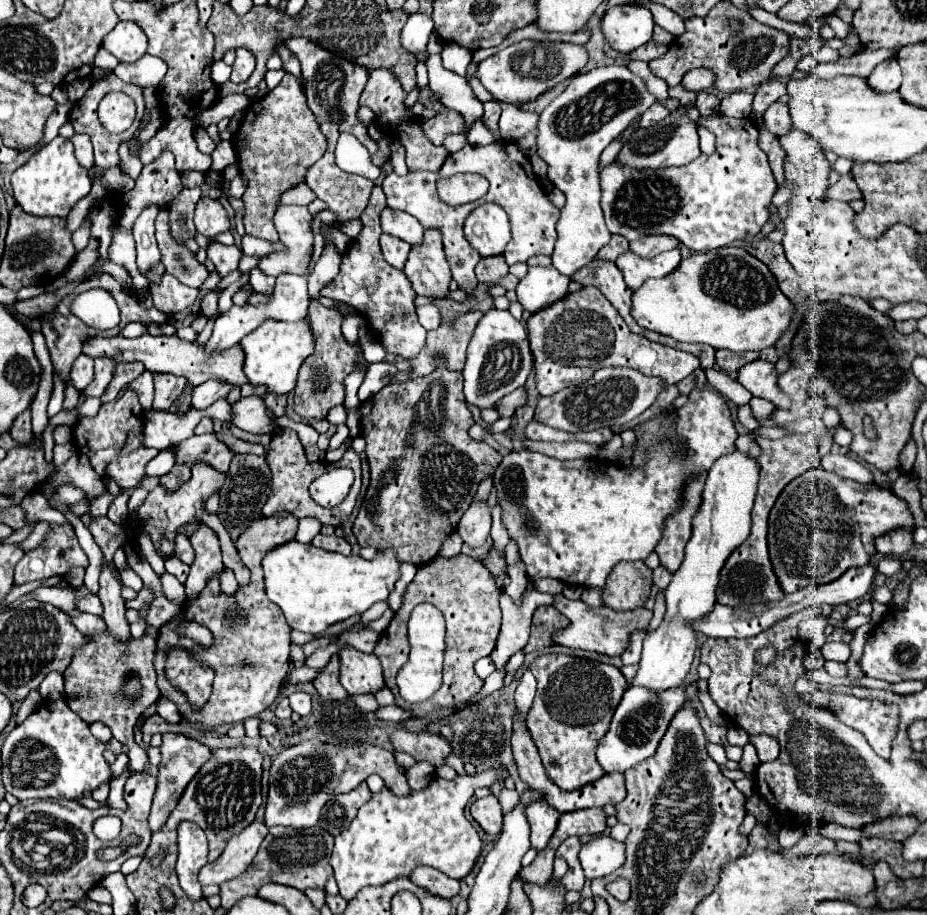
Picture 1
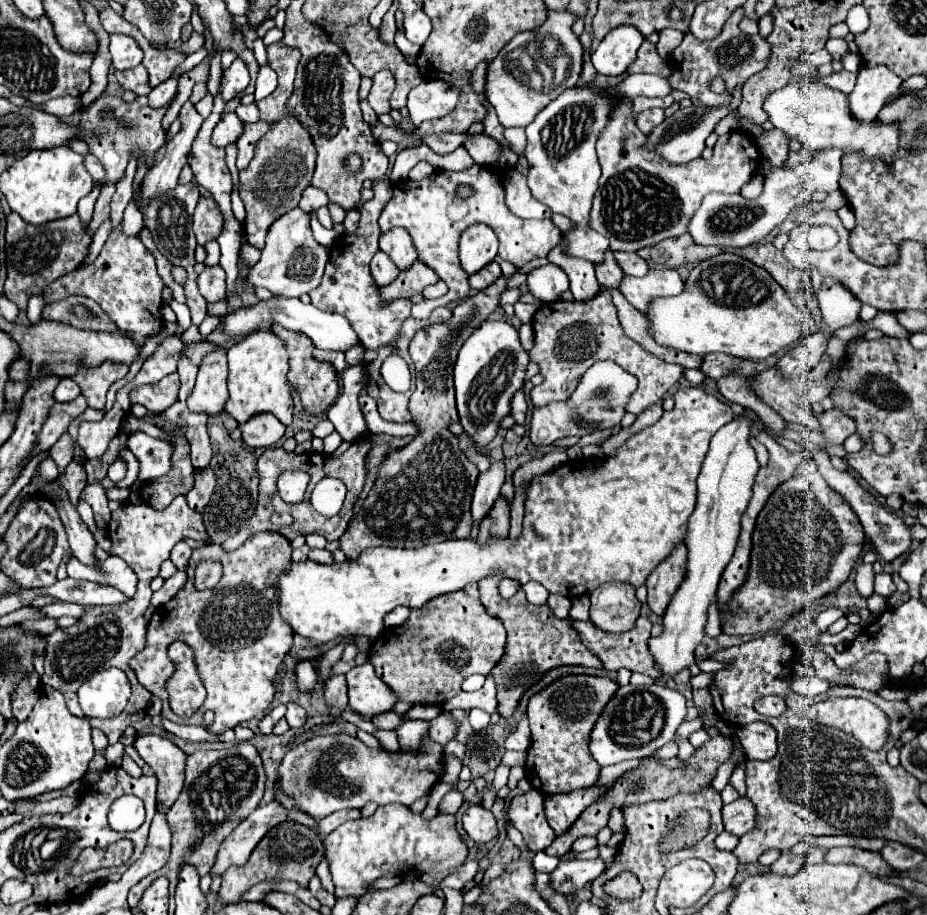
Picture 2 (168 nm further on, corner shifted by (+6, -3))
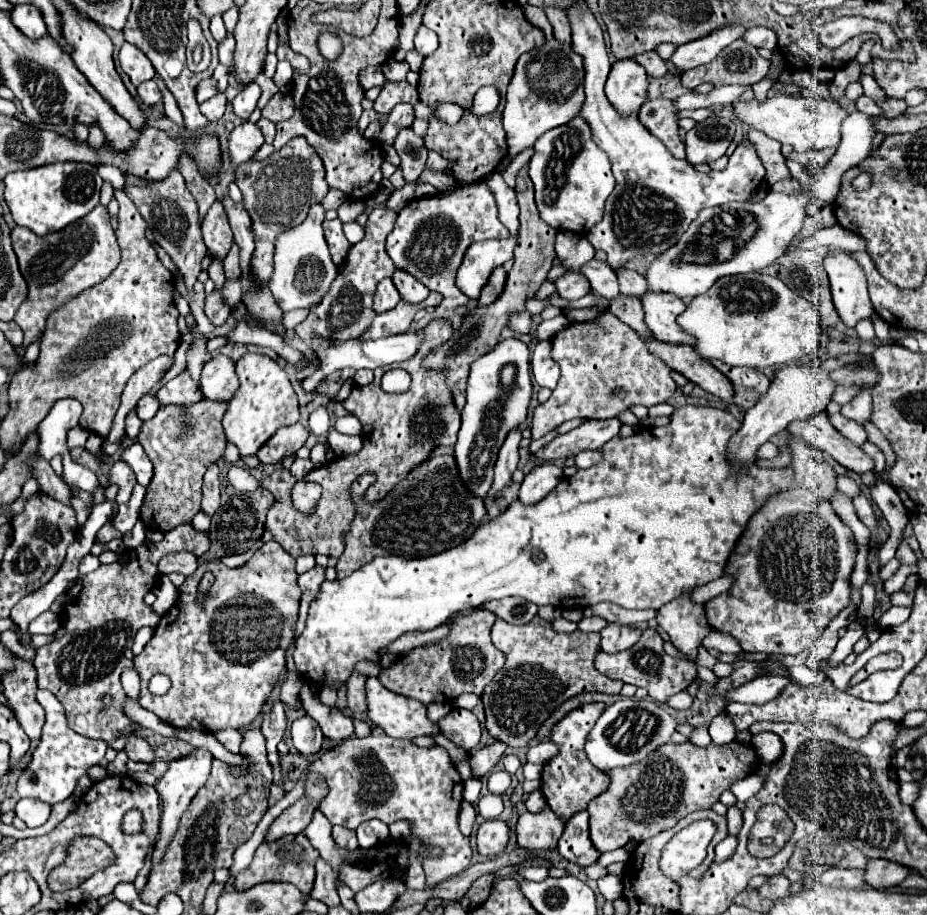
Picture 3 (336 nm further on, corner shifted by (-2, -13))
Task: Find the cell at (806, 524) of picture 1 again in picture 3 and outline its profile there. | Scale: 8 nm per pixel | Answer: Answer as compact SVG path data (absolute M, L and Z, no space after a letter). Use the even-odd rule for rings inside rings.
M796 487L774 495L756 515L726 565L726 573L736 575L730 591L714 597L706 605L710 625L732 635L742 651L762 651L768 655L794 655L816 643L830 623L850 603L850 575L858 555L854 533L826 499L814 497L806 487Z

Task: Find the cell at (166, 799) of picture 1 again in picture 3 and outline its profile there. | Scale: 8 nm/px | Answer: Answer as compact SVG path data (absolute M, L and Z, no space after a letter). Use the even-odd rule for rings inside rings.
M132 737L128 741L128 745L124 747L124 751L128 753L128 757L132 761L144 761L148 765L154 763L154 749L144 739L140 739L140 737Z

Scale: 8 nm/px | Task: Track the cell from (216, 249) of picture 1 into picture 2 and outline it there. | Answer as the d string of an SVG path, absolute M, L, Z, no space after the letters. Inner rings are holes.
M220 265L206 267L198 275L196 281L198 281L198 289L200 289L202 297L208 303L216 303L216 301L222 301L226 297L226 281L224 281L224 271Z

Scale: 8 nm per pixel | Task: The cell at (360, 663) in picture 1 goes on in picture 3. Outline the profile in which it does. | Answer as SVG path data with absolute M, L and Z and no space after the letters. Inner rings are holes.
M368 677L366 679L366 703L368 703L368 719L372 721L372 725L384 729L390 737L396 739L414 739L418 735L434 735L440 733L438 725L430 723L430 719L426 717L426 707L420 705L420 701L414 701L410 697L402 697L396 695L392 691L388 691L378 677Z

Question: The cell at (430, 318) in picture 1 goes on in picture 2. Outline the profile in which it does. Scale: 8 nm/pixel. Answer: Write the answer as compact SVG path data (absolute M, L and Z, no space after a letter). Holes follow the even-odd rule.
M474 165L472 169L460 173L436 169L430 177L422 181L402 181L394 185L394 197L384 207L378 223L382 233L392 227L406 229L418 251L418 261L434 269L436 275L448 285L448 293L444 297L420 301L412 307L412 315L416 319L426 319L436 307L450 305L469 296L469 276L460 269L458 263L458 239L466 227L474 223L486 223L488 227L492 227L499 240L498 255L518 269L536 257L546 257L548 251L556 247L562 237L560 229L550 219L540 221L514 217L504 203L504 187L500 185L500 175L484 165ZM460 185L472 187L472 195L466 199L456 195L456 187Z

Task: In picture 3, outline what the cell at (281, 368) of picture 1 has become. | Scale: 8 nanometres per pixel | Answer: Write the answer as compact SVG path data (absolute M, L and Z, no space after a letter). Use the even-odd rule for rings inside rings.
M246 353L236 361L236 375L240 379L240 389L228 403L228 411L222 419L228 443L234 443L240 455L256 455L260 445L264 445L280 427L296 425L300 421L298 397L292 383L278 361L268 355Z

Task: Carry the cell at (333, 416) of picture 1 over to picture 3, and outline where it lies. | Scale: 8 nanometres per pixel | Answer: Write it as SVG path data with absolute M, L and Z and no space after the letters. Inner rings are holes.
M316 443L316 445L312 447L312 451L310 451L310 461L312 461L314 467L326 463L326 449L328 449L326 443Z

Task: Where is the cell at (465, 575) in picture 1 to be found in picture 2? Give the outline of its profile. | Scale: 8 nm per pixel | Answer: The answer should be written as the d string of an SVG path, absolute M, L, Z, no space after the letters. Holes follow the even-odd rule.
M472 583L470 587L464 587L462 591L456 591L454 595L440 595L438 599L432 599L426 603L426 607L412 611L410 619L394 629L384 629L380 637L372 643L368 651L368 661L374 665L376 675L398 695L400 701L408 703L444 703L452 699L456 693L460 693L460 685L470 673L488 673L494 663L504 653L504 641L506 631L498 619L486 615L486 609L480 603L478 585Z

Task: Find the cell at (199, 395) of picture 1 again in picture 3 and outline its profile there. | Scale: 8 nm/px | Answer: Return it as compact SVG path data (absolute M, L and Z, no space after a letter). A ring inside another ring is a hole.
M216 355L206 361L202 369L202 391L210 401L230 401L238 391L238 377L234 373L234 361L226 355Z

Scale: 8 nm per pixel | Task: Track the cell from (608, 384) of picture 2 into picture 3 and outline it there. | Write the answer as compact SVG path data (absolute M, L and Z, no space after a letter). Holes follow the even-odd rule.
M584 419L580 427L554 437L548 445L538 449L536 457L544 461L556 461L566 459L568 455L578 455L586 449L600 449L618 435L620 427L620 419Z

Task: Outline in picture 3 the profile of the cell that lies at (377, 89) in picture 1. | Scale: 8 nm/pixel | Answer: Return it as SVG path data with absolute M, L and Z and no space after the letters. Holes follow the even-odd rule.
M388 81L382 87L378 99L374 101L374 109L380 113L390 113L398 103L412 103L412 105L418 103L418 91L408 81L398 81L398 83Z

